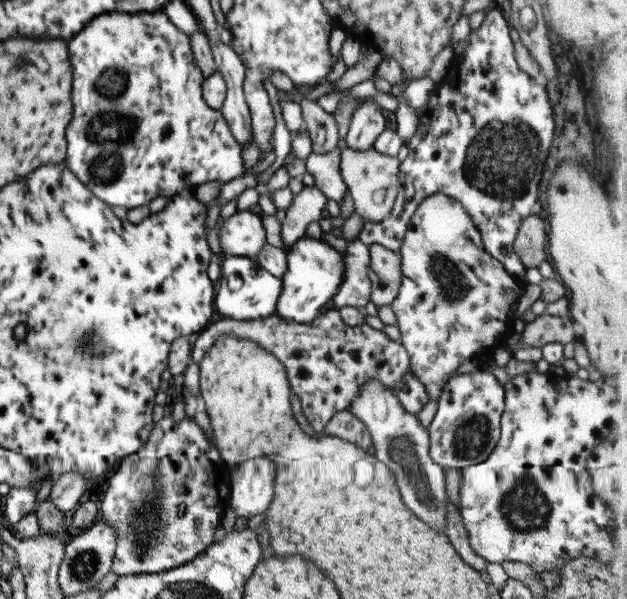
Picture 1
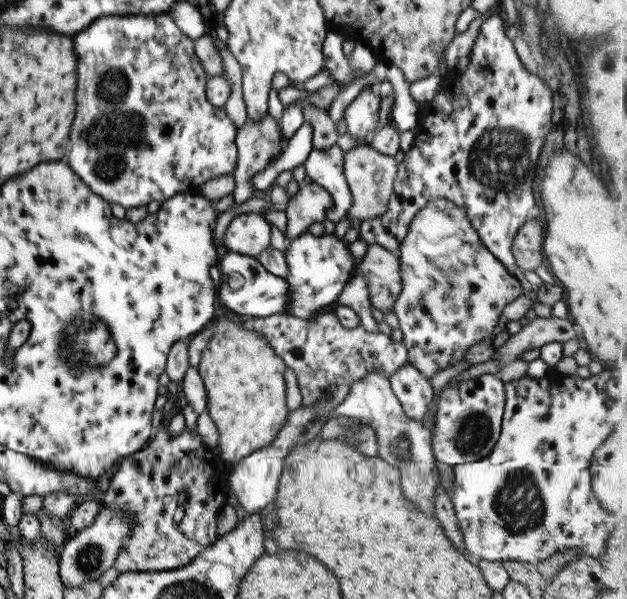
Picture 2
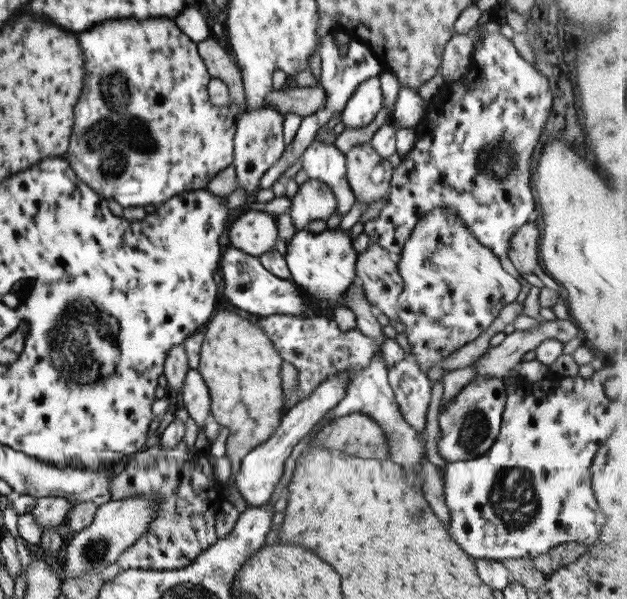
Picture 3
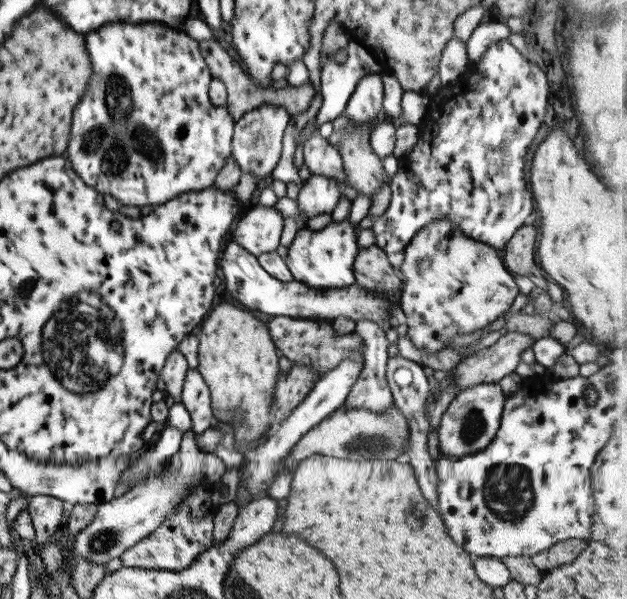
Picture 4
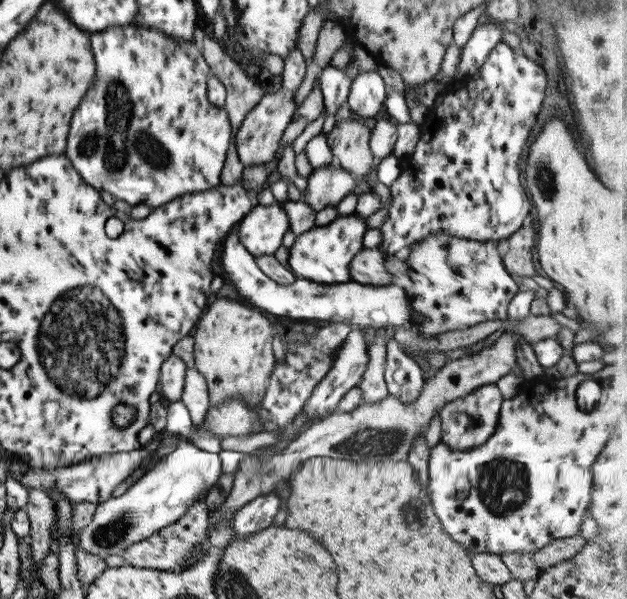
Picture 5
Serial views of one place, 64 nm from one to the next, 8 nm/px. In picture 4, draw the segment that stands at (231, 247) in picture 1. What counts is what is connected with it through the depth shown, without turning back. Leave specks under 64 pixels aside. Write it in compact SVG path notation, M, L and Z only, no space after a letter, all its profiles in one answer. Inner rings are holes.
M251 204L233 224L227 238L254 257L275 251L279 246L283 218L273 207Z

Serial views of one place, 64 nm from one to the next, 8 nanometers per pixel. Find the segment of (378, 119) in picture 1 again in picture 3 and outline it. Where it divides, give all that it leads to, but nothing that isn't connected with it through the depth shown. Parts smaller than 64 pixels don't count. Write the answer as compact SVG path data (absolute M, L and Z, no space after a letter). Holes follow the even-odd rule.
M378 76L360 82L347 100L346 107L341 110L338 119L345 128L359 130L374 121L381 108L382 95Z

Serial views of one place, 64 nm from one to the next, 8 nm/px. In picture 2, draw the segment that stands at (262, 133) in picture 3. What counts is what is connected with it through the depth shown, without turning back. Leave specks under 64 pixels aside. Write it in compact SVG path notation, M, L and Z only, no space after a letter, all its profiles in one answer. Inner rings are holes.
M267 114L259 123L253 123L249 118L246 124L237 129L235 135L235 146L237 150L236 168L233 170L233 182L235 186L231 192L233 204L230 208L236 208L239 204L251 198L253 186L249 182L249 177L263 170L267 166L267 159L276 158L279 148L281 148L281 132L275 124L275 120Z

